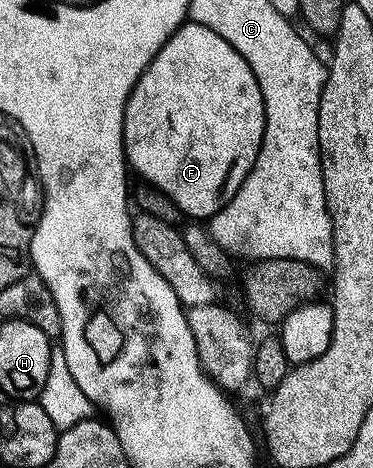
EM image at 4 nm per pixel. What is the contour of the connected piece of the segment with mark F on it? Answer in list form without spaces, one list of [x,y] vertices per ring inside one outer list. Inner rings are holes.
[[[186,21],[166,40],[163,48],[159,48],[151,64],[139,76],[125,105],[125,156],[132,173],[134,170],[148,185],[159,188],[164,194],[171,196],[171,200],[175,200],[175,204],[181,209],[182,215],[193,220],[212,218],[225,207],[225,203],[233,199],[235,192],[239,192],[243,180],[247,180],[255,164],[255,156],[259,156],[264,131],[265,101],[263,92],[255,80],[255,72],[251,72],[247,60],[243,60],[243,56],[239,56],[239,52],[235,52],[235,48],[231,48],[231,44],[227,44],[227,40],[219,36],[219,32],[211,32],[211,28],[203,28],[203,24],[198,22]]]

